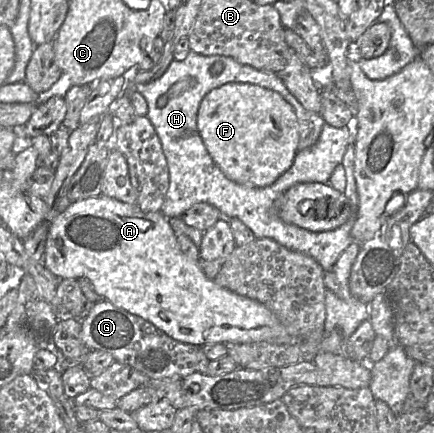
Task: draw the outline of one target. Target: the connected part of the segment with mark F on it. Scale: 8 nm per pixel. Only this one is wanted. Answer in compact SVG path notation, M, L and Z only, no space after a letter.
M227 83L201 101L197 116L202 141L223 174L252 187L274 183L293 164L298 152L299 123L293 107L278 93L248 83Z

